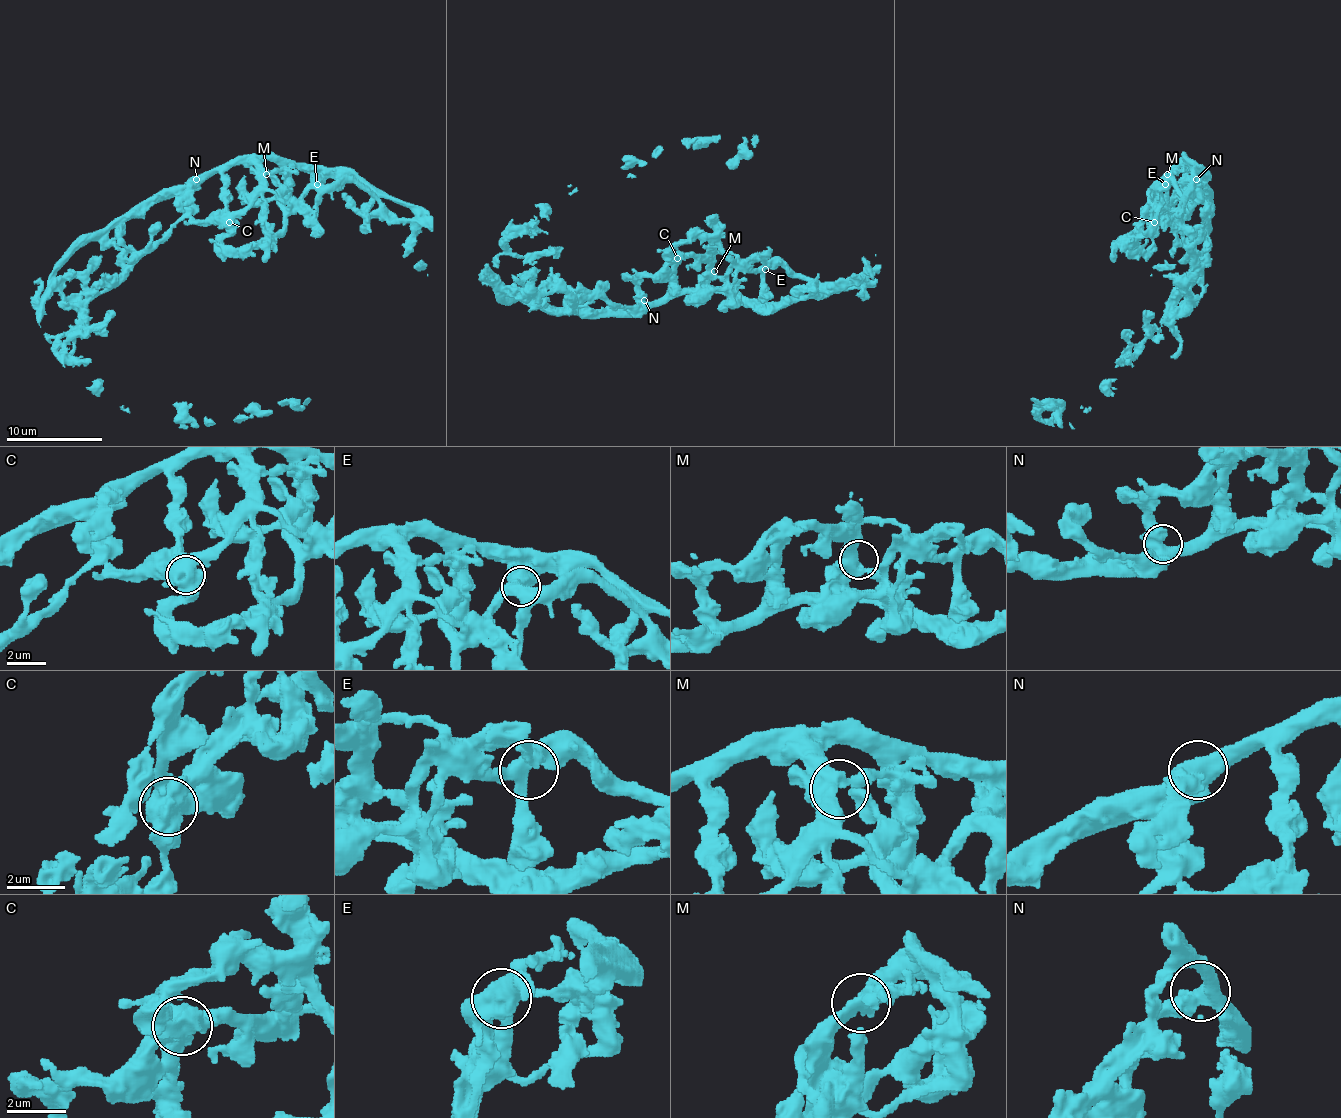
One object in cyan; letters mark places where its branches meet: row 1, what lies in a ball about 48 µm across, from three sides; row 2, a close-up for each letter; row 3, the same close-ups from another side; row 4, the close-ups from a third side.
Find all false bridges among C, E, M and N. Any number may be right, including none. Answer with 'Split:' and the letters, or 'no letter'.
Split: C

